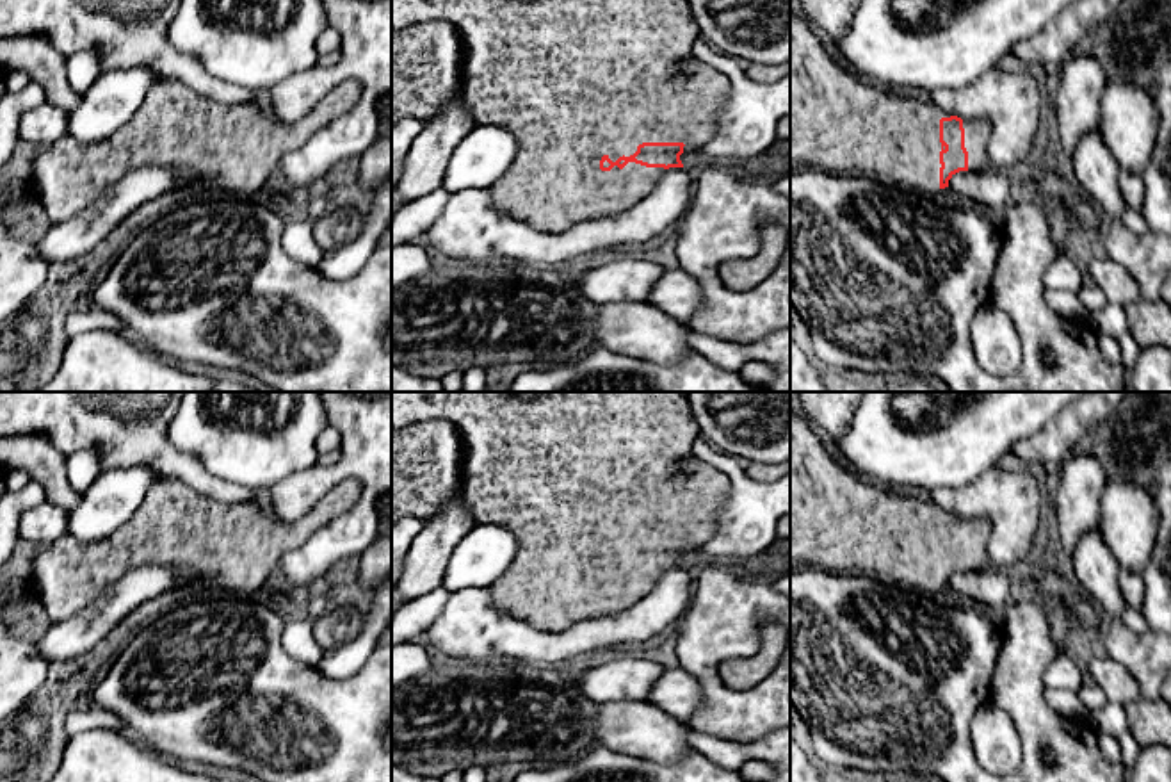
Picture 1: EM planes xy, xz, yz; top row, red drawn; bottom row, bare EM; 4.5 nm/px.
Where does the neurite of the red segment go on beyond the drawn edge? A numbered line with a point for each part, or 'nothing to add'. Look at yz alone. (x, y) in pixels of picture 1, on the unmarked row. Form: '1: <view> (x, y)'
1: yz (840, 522)

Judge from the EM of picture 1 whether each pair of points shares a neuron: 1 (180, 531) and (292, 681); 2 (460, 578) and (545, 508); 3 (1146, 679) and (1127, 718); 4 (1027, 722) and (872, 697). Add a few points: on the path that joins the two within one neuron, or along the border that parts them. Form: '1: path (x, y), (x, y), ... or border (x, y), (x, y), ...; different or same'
1: border (234, 592), (244, 595); different
2: border (476, 524), (506, 526), (516, 538), (502, 576); different
3: border (1141, 695), (1152, 702); different
4: path (993, 683), (947, 679), (933, 693), (912, 693); same

